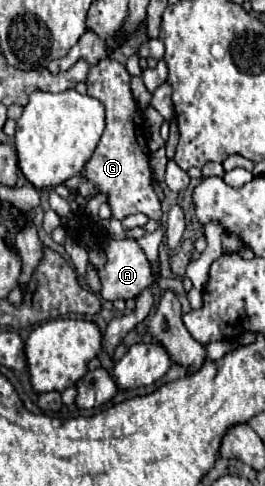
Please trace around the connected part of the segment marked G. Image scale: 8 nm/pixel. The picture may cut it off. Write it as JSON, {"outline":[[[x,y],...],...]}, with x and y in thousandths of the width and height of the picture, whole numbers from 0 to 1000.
{"outline":[[[385,121],[355,134],[325,163],[332,195],[362,200],[400,224],[400,265],[385,286],[317,344],[325,368],[362,381],[370,397],[408,401],[408,422],[423,430],[423,451],[475,451],[506,438],[543,438],[566,451],[604,455],[604,409],[574,389],[574,352],[558,340],[558,270],[536,233],[491,187],[491,154],[460,130],[423,121]]]}

